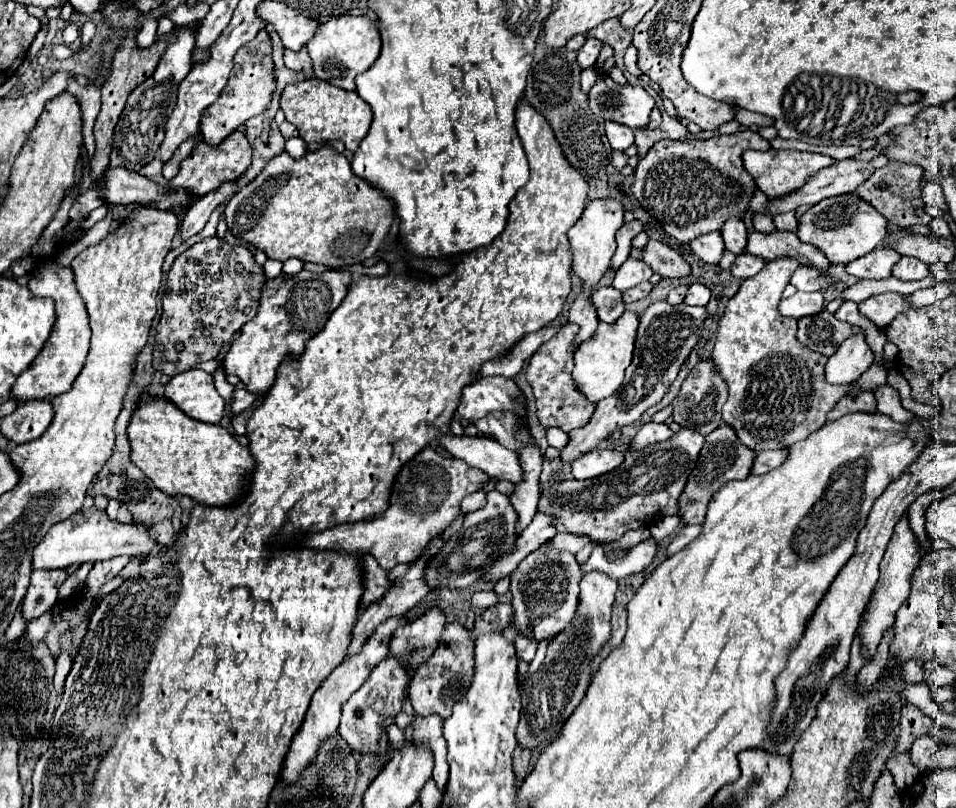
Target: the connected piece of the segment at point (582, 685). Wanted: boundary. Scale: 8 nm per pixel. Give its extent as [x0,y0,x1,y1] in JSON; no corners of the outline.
[517,571,617,749]

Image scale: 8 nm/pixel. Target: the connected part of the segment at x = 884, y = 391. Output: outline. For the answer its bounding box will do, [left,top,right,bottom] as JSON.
[875,383,913,423]

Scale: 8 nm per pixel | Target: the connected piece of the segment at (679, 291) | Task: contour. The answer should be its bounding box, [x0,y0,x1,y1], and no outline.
[667,285,687,305]

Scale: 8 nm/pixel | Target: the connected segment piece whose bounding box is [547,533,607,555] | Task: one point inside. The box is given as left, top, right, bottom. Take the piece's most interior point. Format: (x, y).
(567, 541)

